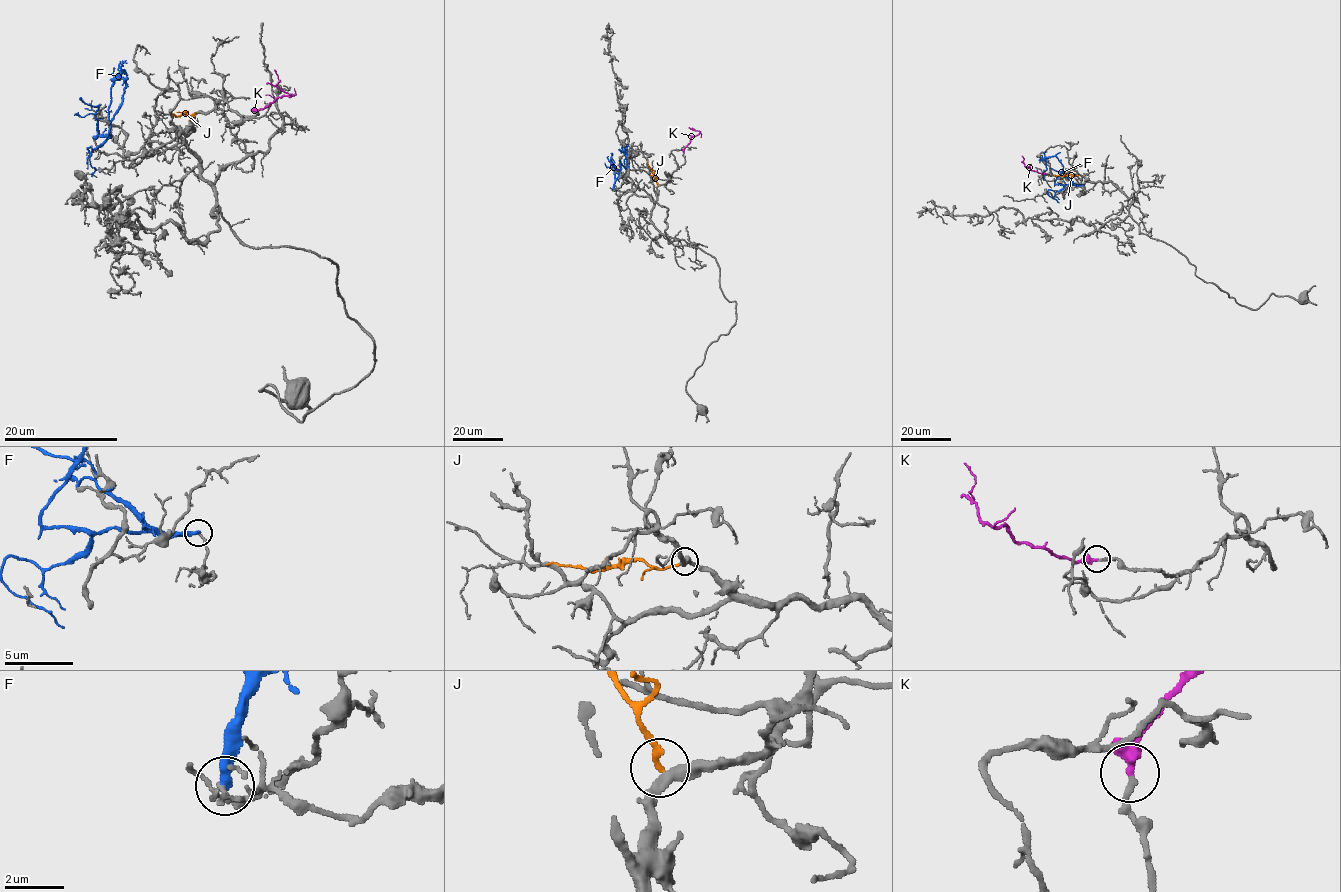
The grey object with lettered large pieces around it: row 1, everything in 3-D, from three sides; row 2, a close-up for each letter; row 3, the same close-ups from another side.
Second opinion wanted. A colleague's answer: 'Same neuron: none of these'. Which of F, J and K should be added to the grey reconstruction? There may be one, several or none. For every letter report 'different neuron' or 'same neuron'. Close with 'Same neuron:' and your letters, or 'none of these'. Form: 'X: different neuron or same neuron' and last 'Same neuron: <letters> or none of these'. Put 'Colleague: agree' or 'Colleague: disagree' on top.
Colleague: disagree
F: different neuron
J: different neuron
K: same neuron
Same neuron: K

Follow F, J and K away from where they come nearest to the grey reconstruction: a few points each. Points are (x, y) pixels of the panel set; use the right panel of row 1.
F: (1083, 185), (1055, 183), (1063, 165), (1053, 156), (1045, 160), (1043, 180)
J: (1078, 174), (1053, 175)
K: (1046, 173), (1025, 167), (1022, 156)

